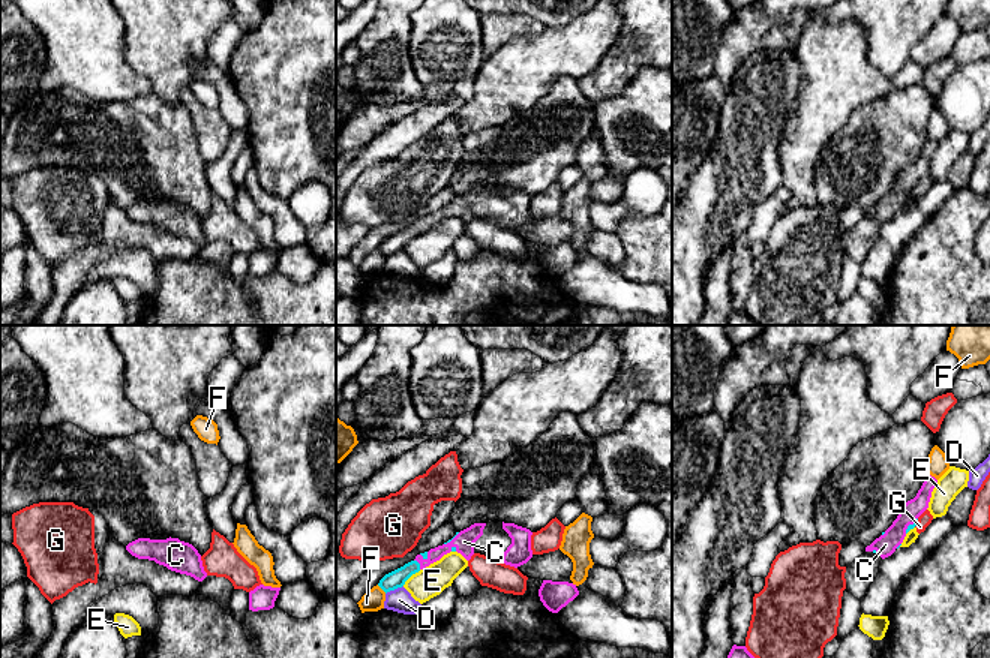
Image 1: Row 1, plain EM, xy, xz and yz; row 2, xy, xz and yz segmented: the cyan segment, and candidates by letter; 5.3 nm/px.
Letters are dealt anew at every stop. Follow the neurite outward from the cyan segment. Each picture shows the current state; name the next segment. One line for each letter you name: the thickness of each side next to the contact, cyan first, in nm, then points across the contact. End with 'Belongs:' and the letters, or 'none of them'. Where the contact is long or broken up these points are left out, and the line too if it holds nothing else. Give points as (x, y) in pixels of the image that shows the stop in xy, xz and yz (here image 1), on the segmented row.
C: calibres 100 and 80 nm
Belongs: C

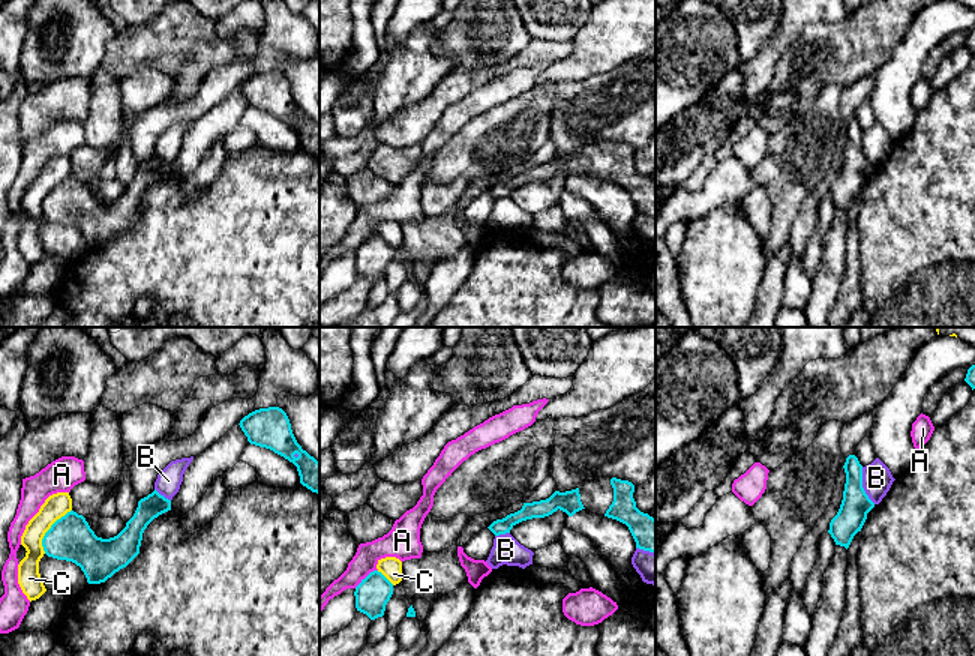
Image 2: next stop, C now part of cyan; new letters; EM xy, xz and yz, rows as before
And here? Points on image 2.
Belongs: none of them

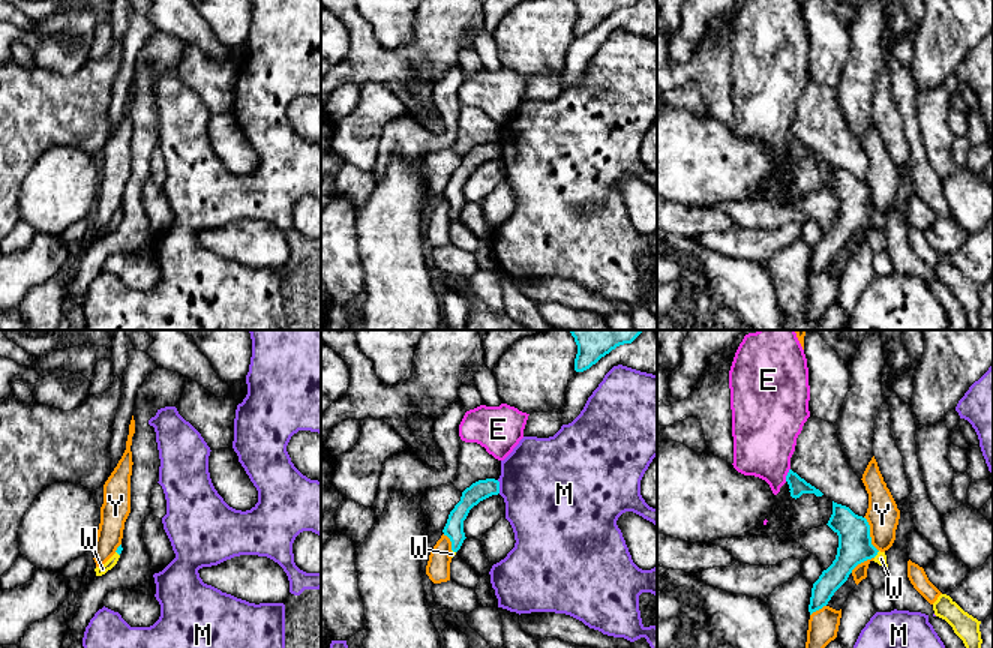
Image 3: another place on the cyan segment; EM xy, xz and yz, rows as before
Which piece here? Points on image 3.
W: calibres 180 and 60 nm; way yz (855, 546), (876, 554), (881, 558)
Belongs: W

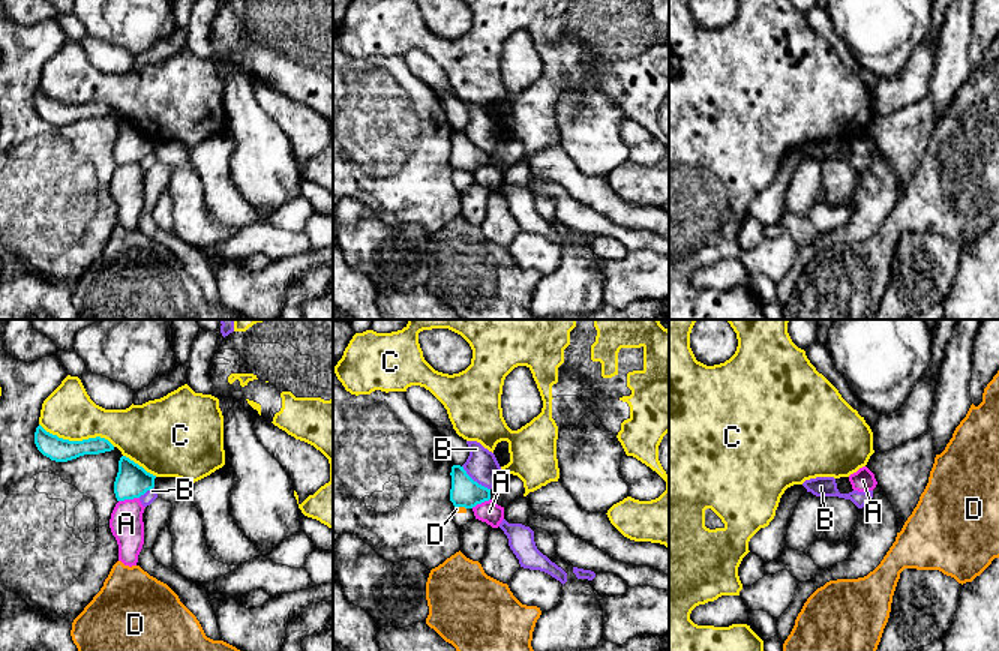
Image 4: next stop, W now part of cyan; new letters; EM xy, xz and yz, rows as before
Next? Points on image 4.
Belongs: none of them

